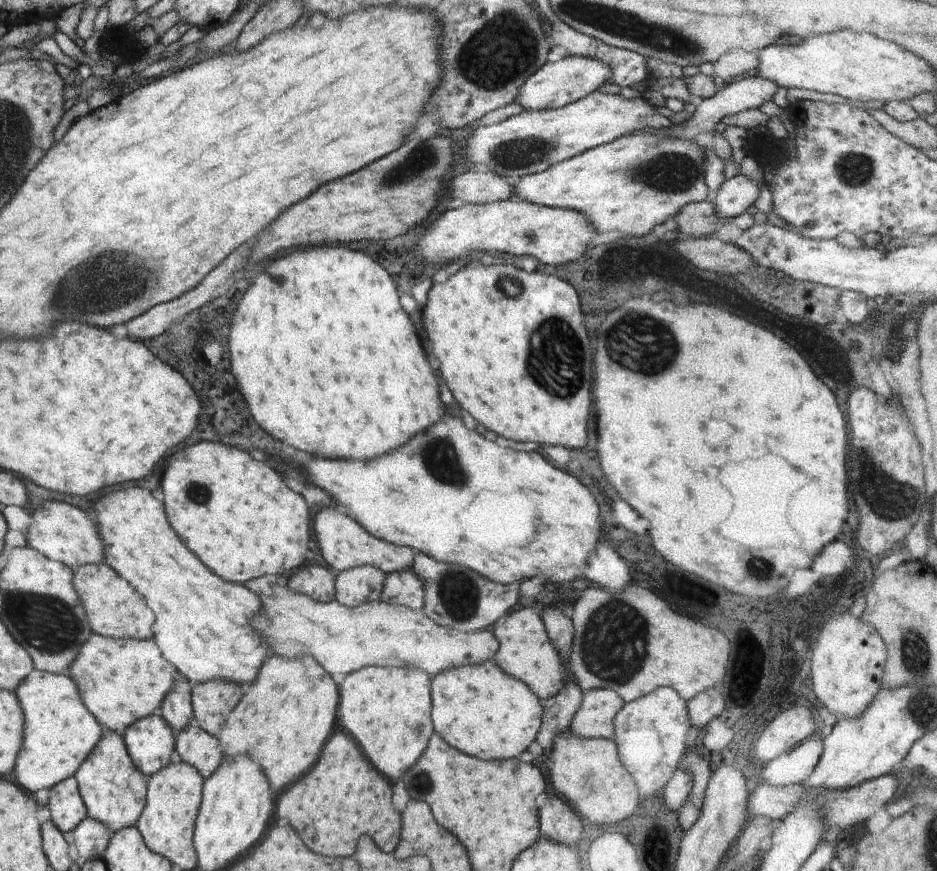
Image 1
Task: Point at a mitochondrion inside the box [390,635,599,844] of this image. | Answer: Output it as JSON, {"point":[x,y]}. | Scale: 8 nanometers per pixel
{"point":[421,783]}

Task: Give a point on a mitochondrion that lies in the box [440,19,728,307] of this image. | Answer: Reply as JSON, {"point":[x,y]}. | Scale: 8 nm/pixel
{"point":[665,173]}

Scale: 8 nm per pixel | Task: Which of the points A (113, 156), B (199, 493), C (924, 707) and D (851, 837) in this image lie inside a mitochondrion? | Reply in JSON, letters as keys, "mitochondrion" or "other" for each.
{"A":"other","B":"mitochondrion","C":"mitochondrion","D":"other"}

